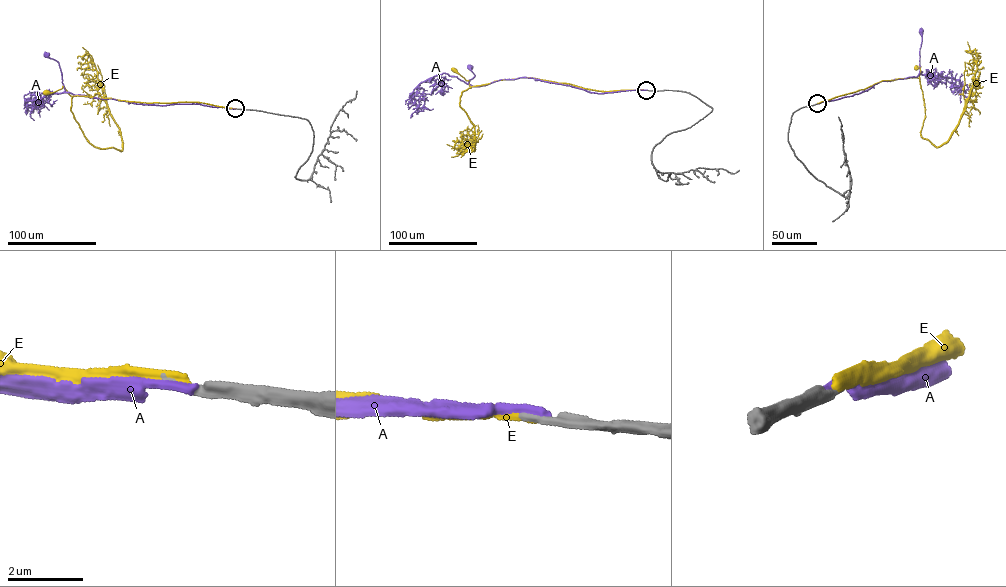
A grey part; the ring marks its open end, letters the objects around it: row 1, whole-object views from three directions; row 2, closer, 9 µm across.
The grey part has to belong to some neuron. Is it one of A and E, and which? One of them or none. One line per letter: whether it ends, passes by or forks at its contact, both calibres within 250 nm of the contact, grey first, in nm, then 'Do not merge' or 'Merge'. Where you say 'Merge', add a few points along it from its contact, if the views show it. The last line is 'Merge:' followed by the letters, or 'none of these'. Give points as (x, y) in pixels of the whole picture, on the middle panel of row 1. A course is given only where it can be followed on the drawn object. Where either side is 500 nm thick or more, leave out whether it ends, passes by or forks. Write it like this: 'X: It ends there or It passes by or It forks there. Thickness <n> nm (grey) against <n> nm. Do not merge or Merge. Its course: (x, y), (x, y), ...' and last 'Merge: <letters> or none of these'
A: It ends there. Thickness 280 nm (grey) against 280 nm. Do not merge
E: It ends there. Thickness 240 nm (grey) against 280 nm. Merge. Its course: (646, 90), (601, 91), (525, 77), (471, 87), (468, 80), (454, 70)
Merge: E

